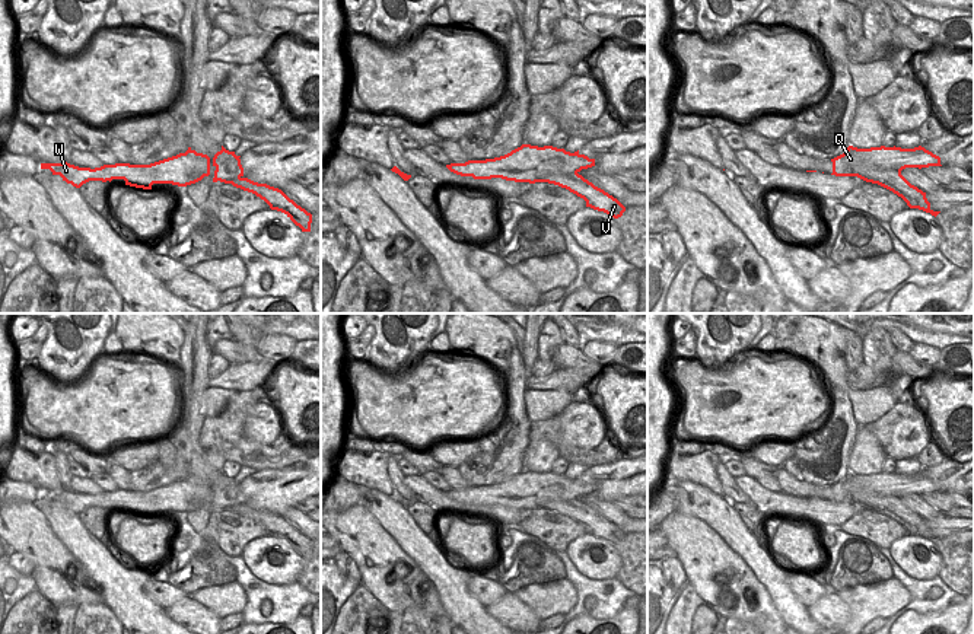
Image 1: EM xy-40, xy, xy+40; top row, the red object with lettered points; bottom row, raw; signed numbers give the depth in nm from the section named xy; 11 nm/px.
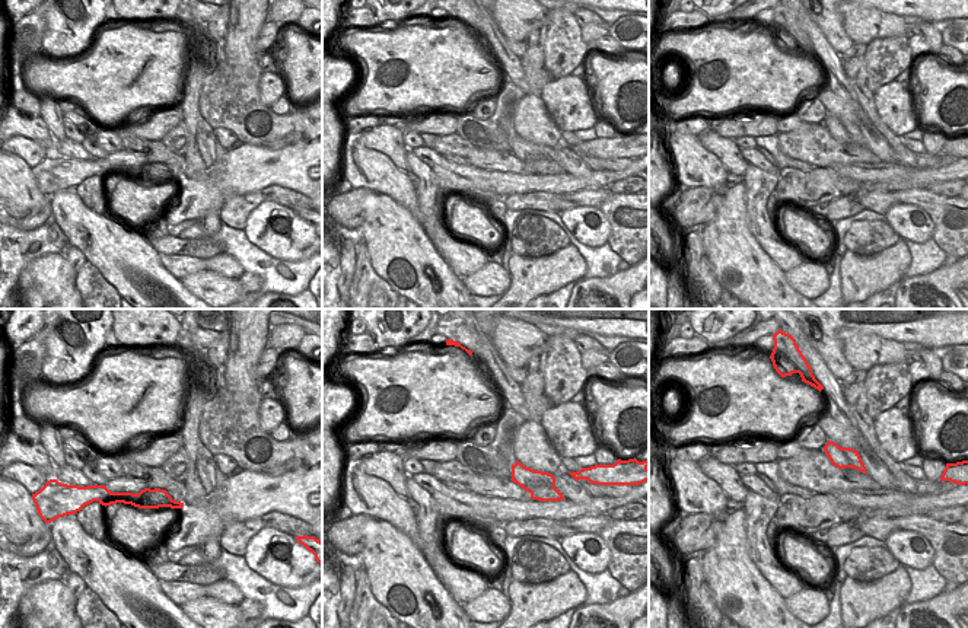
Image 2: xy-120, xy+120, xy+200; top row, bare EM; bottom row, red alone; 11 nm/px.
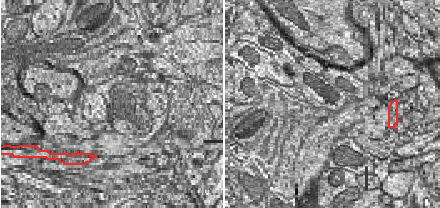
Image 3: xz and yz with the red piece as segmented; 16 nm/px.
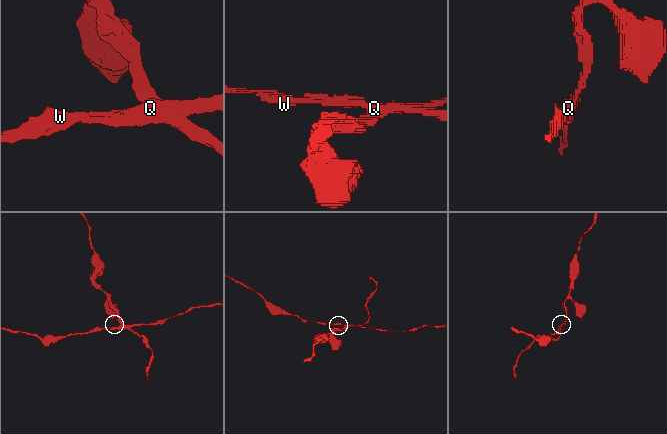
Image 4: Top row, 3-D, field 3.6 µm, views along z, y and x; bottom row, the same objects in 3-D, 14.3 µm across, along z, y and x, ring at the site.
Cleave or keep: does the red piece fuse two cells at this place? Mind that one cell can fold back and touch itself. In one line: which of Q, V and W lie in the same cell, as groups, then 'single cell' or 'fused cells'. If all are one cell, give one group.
Q W / V | fused cells

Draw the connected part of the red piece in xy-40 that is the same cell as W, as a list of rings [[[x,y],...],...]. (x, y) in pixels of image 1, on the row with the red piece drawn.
[[[223,146],[213,159],[188,147],[185,153],[150,165],[115,163],[90,169],[61,162],[41,163],[41,169],[50,169],[52,175],[60,175],[63,181],[76,188],[89,181],[111,182],[112,179],[124,179],[125,185],[152,189],[153,184],[178,187],[195,184],[210,175],[211,165],[216,168],[213,182],[227,182],[241,178],[244,176],[244,168],[239,157]]]

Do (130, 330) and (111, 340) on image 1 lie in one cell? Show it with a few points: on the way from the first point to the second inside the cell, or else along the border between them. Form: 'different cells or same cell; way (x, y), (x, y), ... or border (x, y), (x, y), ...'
different cells; border (114, 333), (124, 350)

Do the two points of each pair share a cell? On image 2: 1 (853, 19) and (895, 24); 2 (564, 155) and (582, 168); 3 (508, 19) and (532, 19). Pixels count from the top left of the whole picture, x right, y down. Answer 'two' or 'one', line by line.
1: one
2: one
3: one

